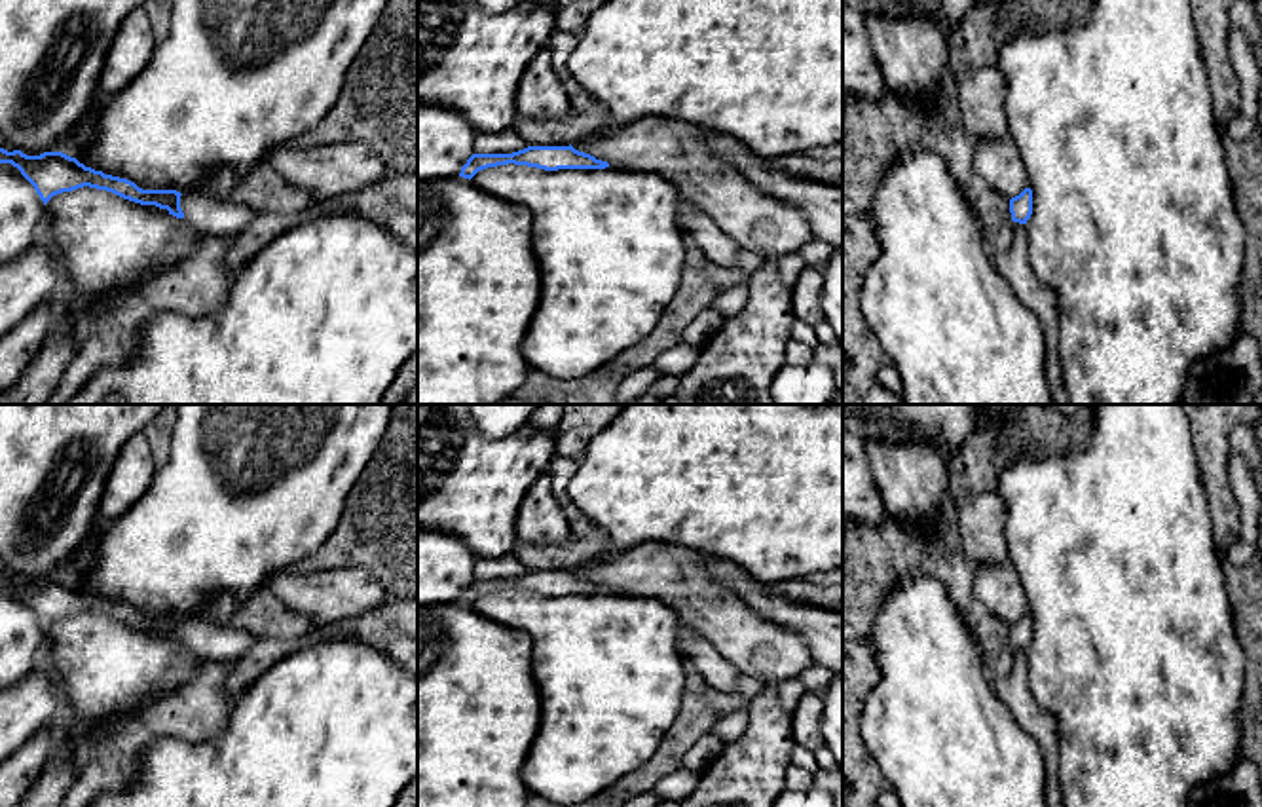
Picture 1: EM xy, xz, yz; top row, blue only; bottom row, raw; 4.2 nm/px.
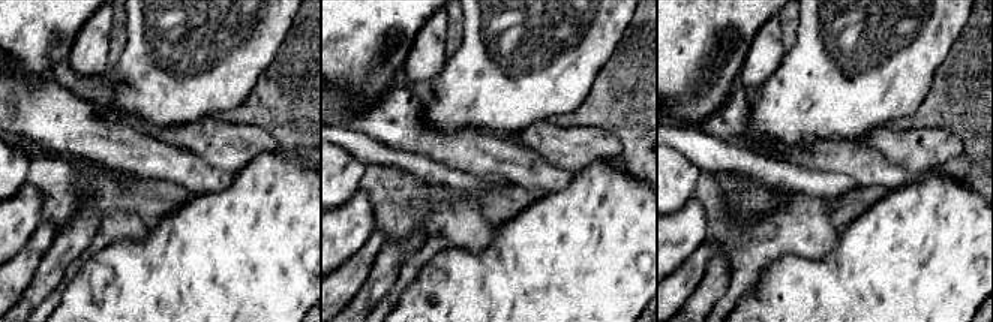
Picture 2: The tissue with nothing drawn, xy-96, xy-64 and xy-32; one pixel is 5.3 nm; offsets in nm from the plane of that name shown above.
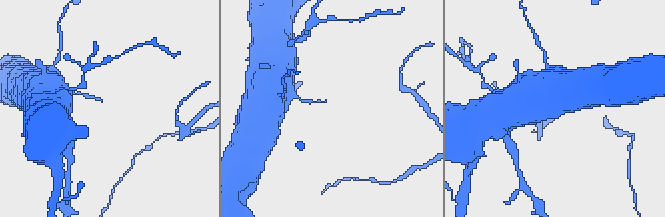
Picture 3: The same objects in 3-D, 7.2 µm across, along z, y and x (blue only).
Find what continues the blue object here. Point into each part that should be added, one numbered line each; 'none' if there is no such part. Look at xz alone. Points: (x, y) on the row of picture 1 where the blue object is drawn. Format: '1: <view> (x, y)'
none

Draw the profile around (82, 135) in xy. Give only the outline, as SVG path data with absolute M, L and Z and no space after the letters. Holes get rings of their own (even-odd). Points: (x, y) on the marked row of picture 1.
M99 93L93 99L93 104L85 114L85 118L76 127L72 127L72 131L63 139L63 150L61 150L63 154L70 158L80 158L95 142L97 137L95 123L101 114L101 106L102 106L102 95Z

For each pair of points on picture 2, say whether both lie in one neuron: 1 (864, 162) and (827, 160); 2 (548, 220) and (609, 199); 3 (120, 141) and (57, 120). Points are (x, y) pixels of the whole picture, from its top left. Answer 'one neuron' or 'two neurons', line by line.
1: one neuron
2: one neuron
3: one neuron

